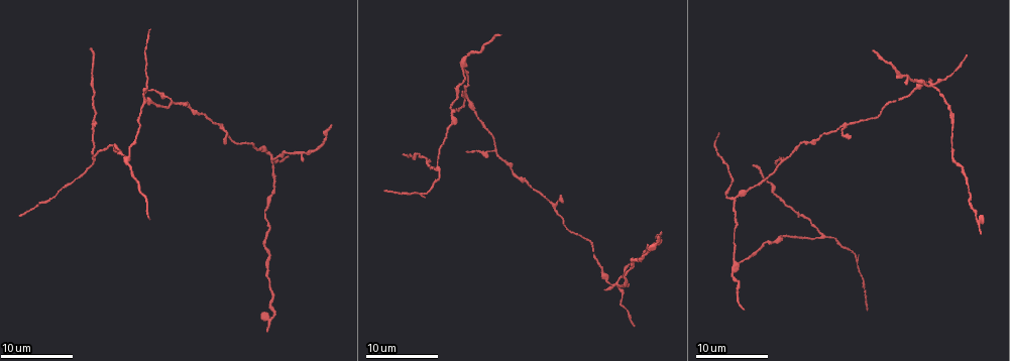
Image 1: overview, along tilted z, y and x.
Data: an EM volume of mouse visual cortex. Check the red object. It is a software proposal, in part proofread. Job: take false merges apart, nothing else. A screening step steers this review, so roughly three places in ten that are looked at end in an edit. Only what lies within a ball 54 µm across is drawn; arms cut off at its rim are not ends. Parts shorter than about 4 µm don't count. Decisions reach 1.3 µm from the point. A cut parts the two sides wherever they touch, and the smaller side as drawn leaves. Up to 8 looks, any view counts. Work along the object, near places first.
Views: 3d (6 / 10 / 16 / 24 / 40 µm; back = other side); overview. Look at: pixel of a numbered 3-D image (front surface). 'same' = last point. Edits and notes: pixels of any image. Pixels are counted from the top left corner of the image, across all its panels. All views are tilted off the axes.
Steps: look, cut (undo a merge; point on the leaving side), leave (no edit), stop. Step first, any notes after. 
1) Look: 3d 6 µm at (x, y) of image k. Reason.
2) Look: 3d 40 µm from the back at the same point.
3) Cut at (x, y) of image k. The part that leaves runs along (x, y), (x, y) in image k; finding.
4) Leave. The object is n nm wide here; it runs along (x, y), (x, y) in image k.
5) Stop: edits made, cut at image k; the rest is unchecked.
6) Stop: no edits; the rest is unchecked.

Look: 3d 6 µm at (495, 151) of image 1. Three-way junction.

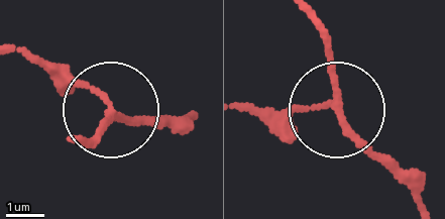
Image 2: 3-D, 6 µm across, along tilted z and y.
Leave. It runs along (394, 156), (368, 150), (322, 108), (241, 112) in image 2; all the same neuron.

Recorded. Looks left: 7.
Look: 3d 16 µm at (734, 203) of image 1. Small branch off a trunk.

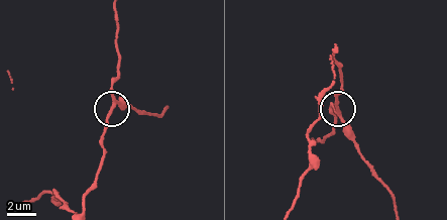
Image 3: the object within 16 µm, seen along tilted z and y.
Leave. The object is 200 nm wide here; all the same neuron.

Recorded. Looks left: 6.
Look: 3d 10 µm at (822, 236) of image 1.

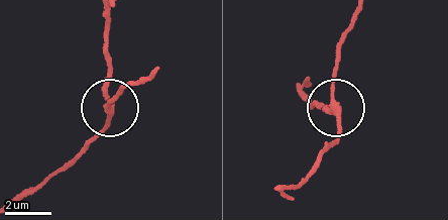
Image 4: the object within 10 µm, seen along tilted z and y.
Cut at (109, 70) of image 4. The object is 220 nm wide here; two neurons meet here.

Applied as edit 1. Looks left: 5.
Look: overview.

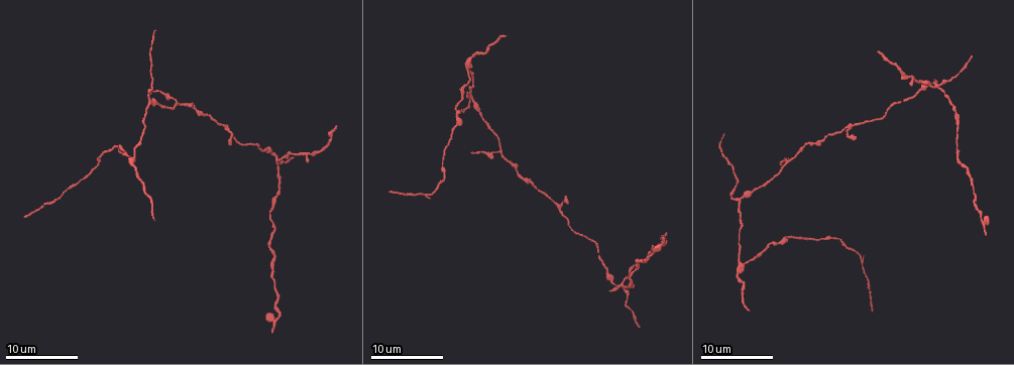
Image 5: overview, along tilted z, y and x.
Look: 3d 16 µm at (621, 284) of image 5. Four-way junction.

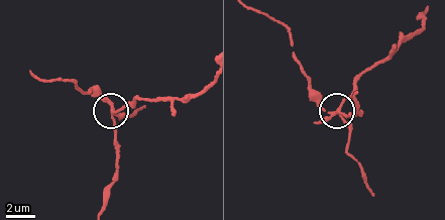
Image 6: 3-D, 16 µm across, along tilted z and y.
Look: 3d 6 µm at (113, 111) of image 6. Zoom in.

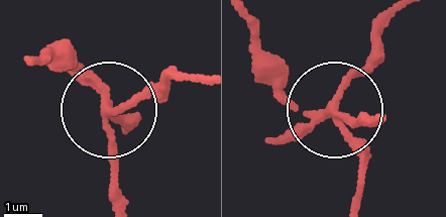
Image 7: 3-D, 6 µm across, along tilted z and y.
Cut at (144, 94) of image 7. The side arm is 13 µm long; 4 arms meet here; two neurons meet here.

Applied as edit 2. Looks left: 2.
Stop: edits made, cut at image 4, cut at image 7; the rest is unchecked.

